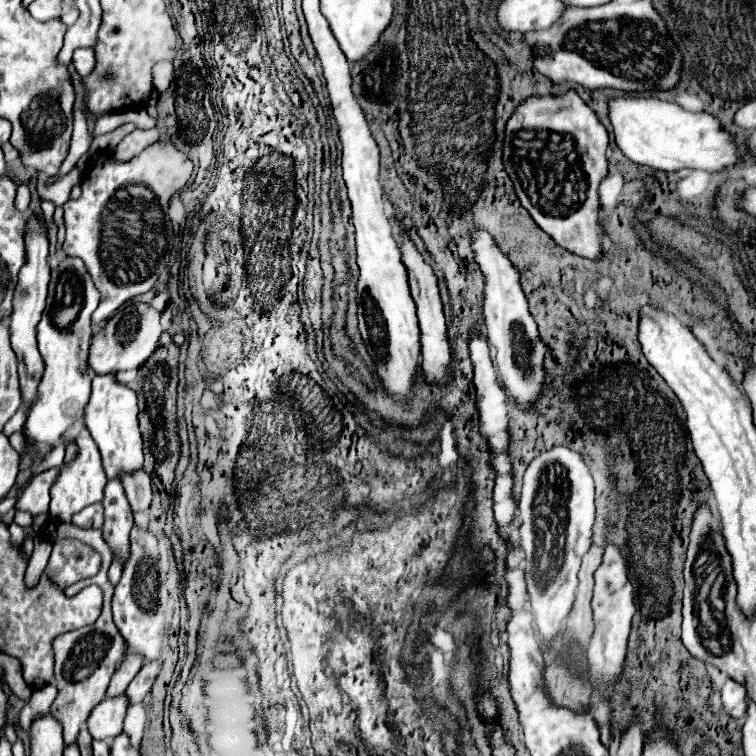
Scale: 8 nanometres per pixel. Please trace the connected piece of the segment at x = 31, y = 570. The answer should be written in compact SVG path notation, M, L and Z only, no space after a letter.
M41 537L34 538L34 550L29 559L29 566L25 573L26 584L35 586L37 578L41 576L41 572L47 566L48 559L52 551L52 544Z

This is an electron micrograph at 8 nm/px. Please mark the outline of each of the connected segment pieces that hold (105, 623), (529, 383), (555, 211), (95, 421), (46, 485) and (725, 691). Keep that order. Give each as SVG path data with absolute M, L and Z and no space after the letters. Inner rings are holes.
M51 522L45 528L45 534L53 542L63 538L77 538L77 540L93 546L101 554L101 558L103 558L103 564L101 564L101 570L99 570L97 576L87 578L87 580L79 580L77 584L73 584L64 590L66 596L71 597L89 586L89 584L101 586L103 588L103 596L105 596L101 616L91 626L85 626L85 628L79 628L79 630L73 630L73 632L65 632L65 634L61 634L53 642L53 650L55 650L55 680L57 680L59 694L57 694L53 706L51 706L51 714L57 716L61 720L61 724L63 724L65 744L73 744L77 740L81 724L87 722L91 710L105 698L107 688L111 684L111 678L113 678L113 674L117 670L117 664L125 658L127 646L125 646L125 638L117 630L117 626L113 622L113 616L111 616L113 584L107 578L107 570L111 566L113 552L109 548L109 544L103 540L103 532L101 530L85 530L85 528L79 528L75 524L57 524L57 522Z
M473 224L471 232L471 250L475 254L475 262L479 264L485 278L485 304L483 304L483 332L489 344L495 348L495 366L499 378L505 386L505 392L515 400L517 410L531 412L539 404L545 392L545 376L547 370L543 366L547 346L539 338L537 324L529 312L527 298L521 290L521 274L513 268L513 262L501 252L495 238L485 230Z
M567 92L565 96L537 96L521 104L515 116L509 118L505 130L503 160L509 178L515 184L515 192L523 208L533 216L533 220L563 248L569 252L599 260L603 258L603 226L601 226L601 202L599 184L607 176L607 130L599 122L597 114L581 100L577 92Z
M93 374L93 392L85 408L85 426L99 446L107 478L119 478L121 472L131 472L143 466L143 438L137 422L137 394L117 382L115 374Z
M57 466L57 468L51 468L51 470L45 470L45 472L37 474L31 480L31 484L25 488L25 492L21 494L21 498L17 502L17 508L27 510L33 516L37 516L39 512L45 512L49 508L49 500L51 500L49 490L55 484L59 472L61 472L61 468Z
M729 678L721 688L721 702L727 714L731 714L737 720L743 720L747 716L747 706L751 700L745 684Z

